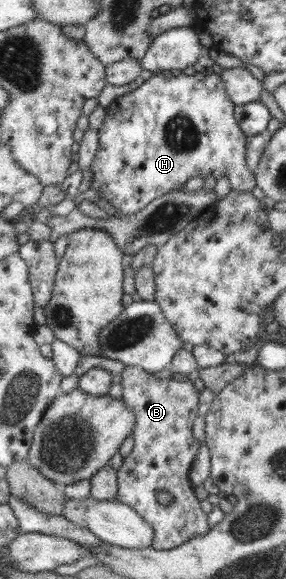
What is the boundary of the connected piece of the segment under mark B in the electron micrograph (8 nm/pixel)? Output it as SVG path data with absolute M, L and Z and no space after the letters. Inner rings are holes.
M126 366L121 375L122 400L135 414L135 425L133 449L123 458L123 464L116 473L118 490L115 500L129 505L150 524L154 531L153 549L167 551L204 536L210 530L208 515L202 511L189 479L189 470L200 448L192 432L198 416L200 391L193 385L193 380L158 379L136 366ZM160 489L171 494L171 504L157 502L155 491Z

